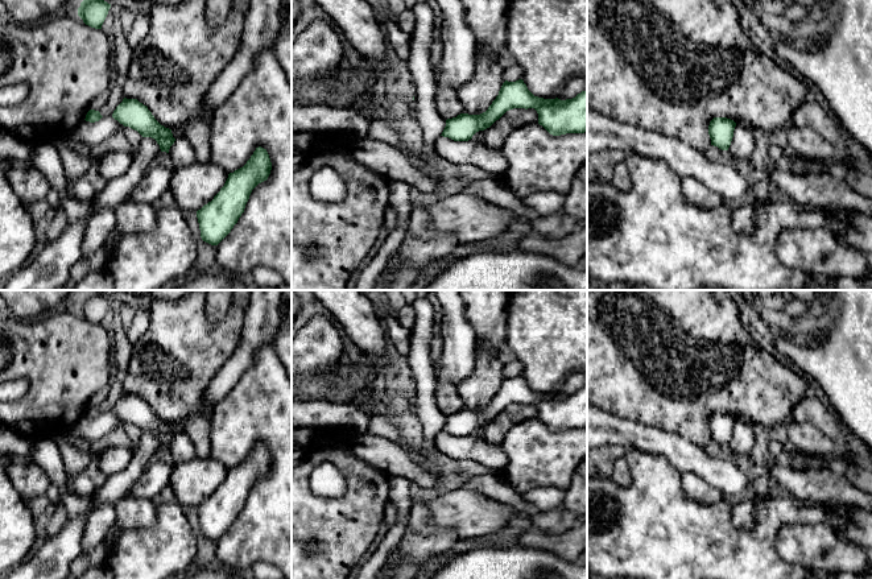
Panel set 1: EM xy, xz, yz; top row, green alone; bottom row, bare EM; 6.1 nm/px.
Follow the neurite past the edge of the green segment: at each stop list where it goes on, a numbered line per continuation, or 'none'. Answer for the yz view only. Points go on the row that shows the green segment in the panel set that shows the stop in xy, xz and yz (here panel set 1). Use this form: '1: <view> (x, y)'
none

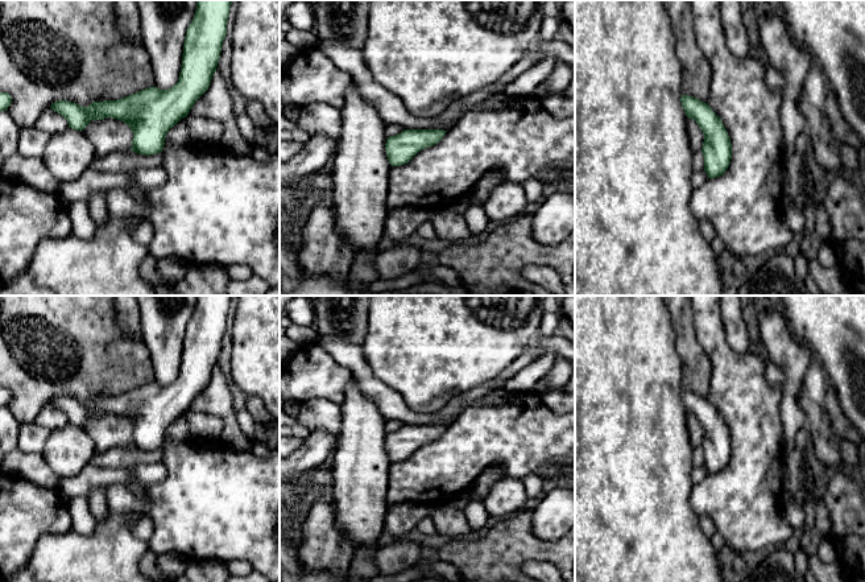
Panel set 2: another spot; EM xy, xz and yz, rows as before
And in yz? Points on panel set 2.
none

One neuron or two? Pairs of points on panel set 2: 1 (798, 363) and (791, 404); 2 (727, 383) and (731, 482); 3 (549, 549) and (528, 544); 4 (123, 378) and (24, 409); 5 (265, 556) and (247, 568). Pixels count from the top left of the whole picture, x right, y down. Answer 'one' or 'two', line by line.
1: one
2: one
3: one
4: one
5: two

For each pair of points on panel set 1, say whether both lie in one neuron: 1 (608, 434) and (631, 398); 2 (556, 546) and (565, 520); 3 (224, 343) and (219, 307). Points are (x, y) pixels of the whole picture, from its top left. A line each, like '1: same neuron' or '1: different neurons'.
1: different neurons
2: different neurons
3: different neurons

